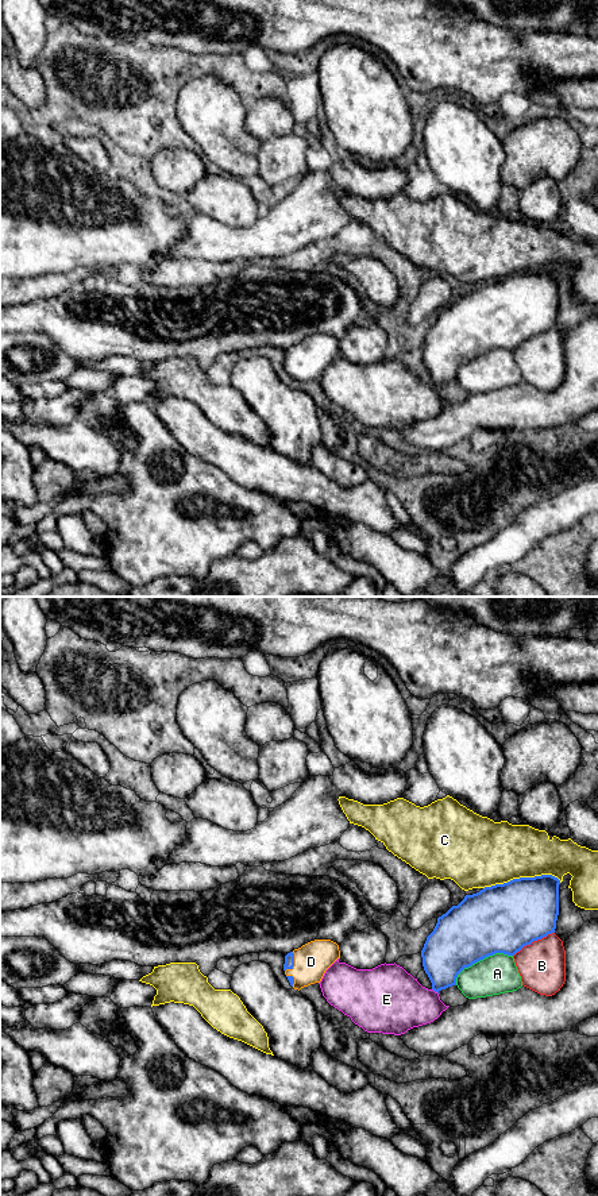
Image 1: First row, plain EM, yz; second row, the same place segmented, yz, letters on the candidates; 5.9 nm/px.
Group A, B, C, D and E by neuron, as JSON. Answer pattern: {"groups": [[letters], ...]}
{"groups": [["A", "B"], ["C"], ["D"], ["E"]]}

